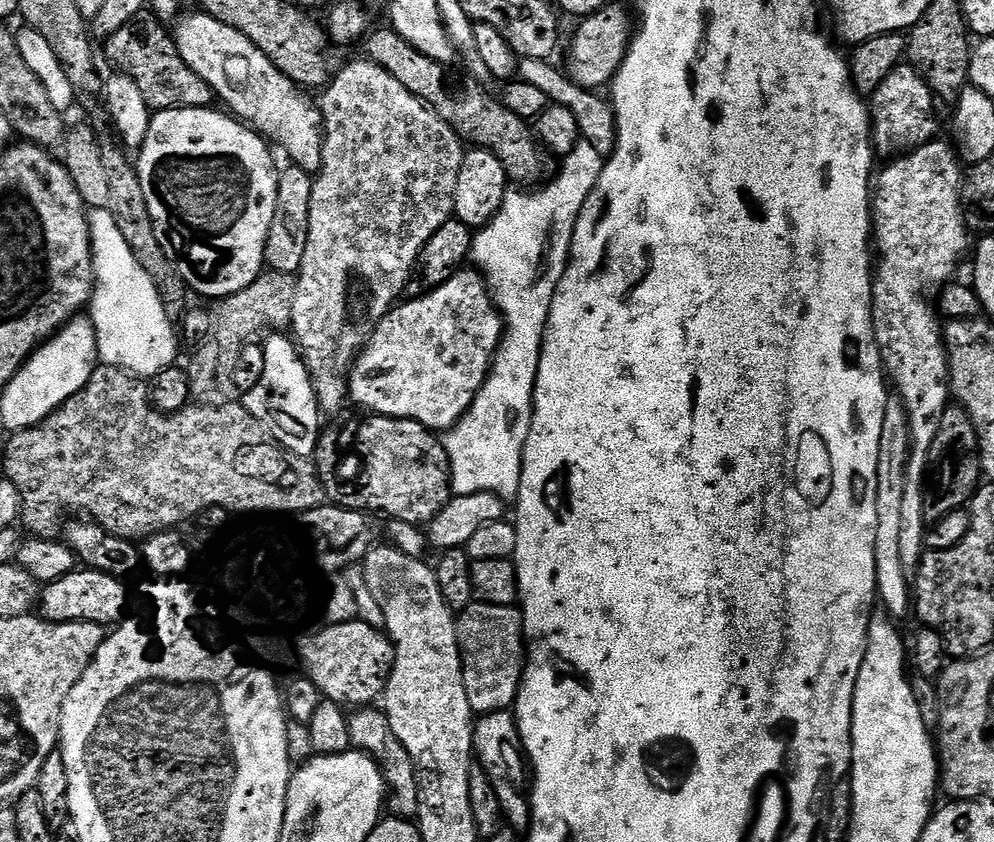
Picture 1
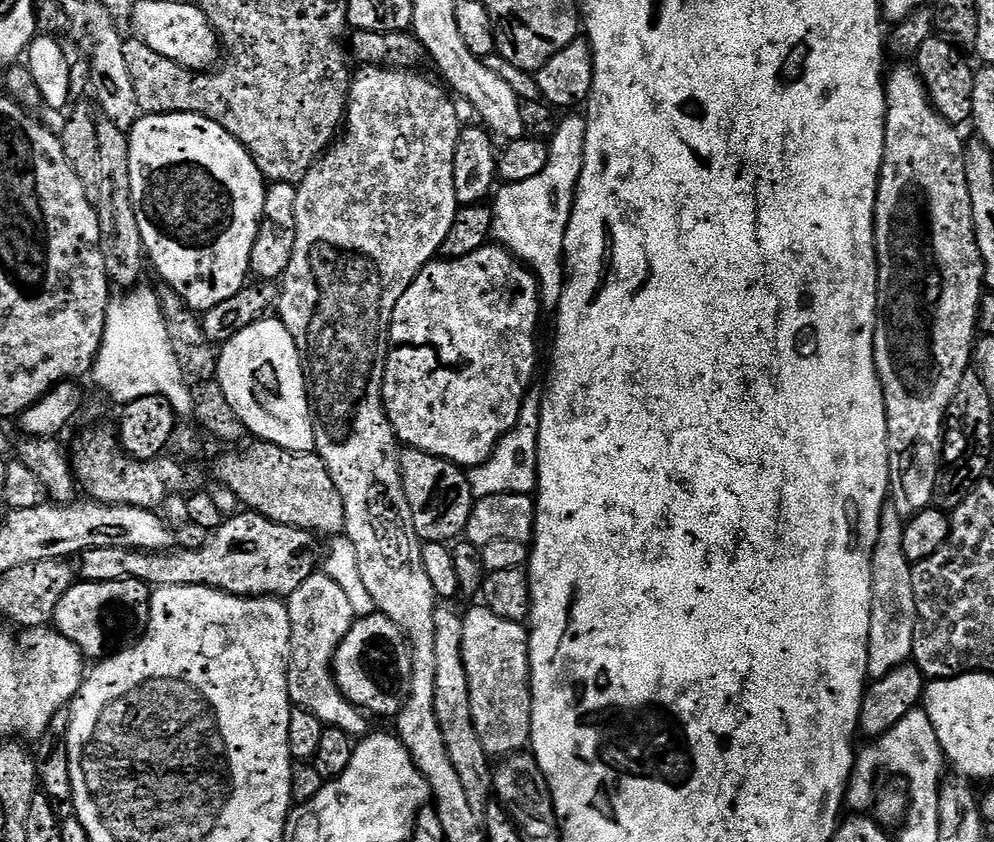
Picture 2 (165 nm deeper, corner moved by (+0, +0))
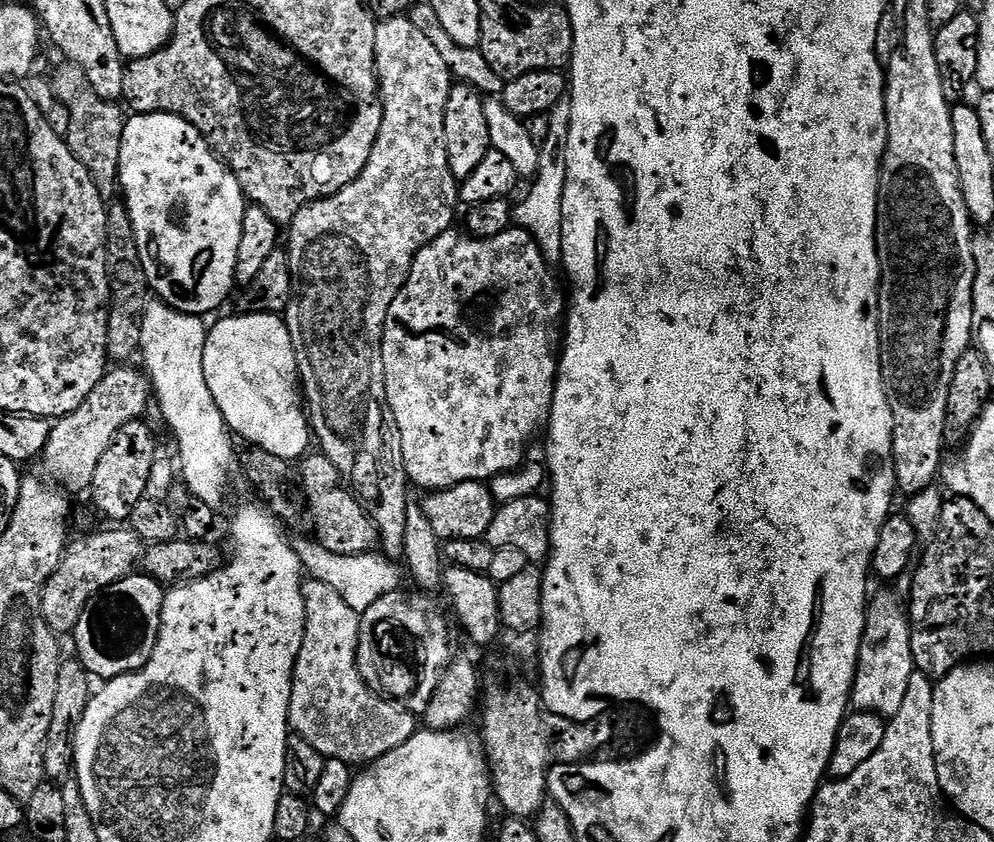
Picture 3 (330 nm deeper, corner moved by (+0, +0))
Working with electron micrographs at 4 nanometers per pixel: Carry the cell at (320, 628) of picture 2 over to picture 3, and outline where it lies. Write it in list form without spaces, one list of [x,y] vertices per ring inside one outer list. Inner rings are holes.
[[[311,578],[304,580],[302,598],[306,606],[306,630],[302,638],[302,650],[298,654],[292,675],[289,729],[306,742],[310,742],[310,746],[314,746],[318,754],[329,760],[346,762],[353,766],[367,766],[372,761],[390,754],[390,750],[398,750],[398,746],[402,746],[418,731],[417,713],[411,707],[389,700],[379,692],[372,692],[370,686],[366,686],[358,670],[361,613],[350,610],[350,605],[342,599],[342,594],[326,586],[326,582],[318,582]]]

